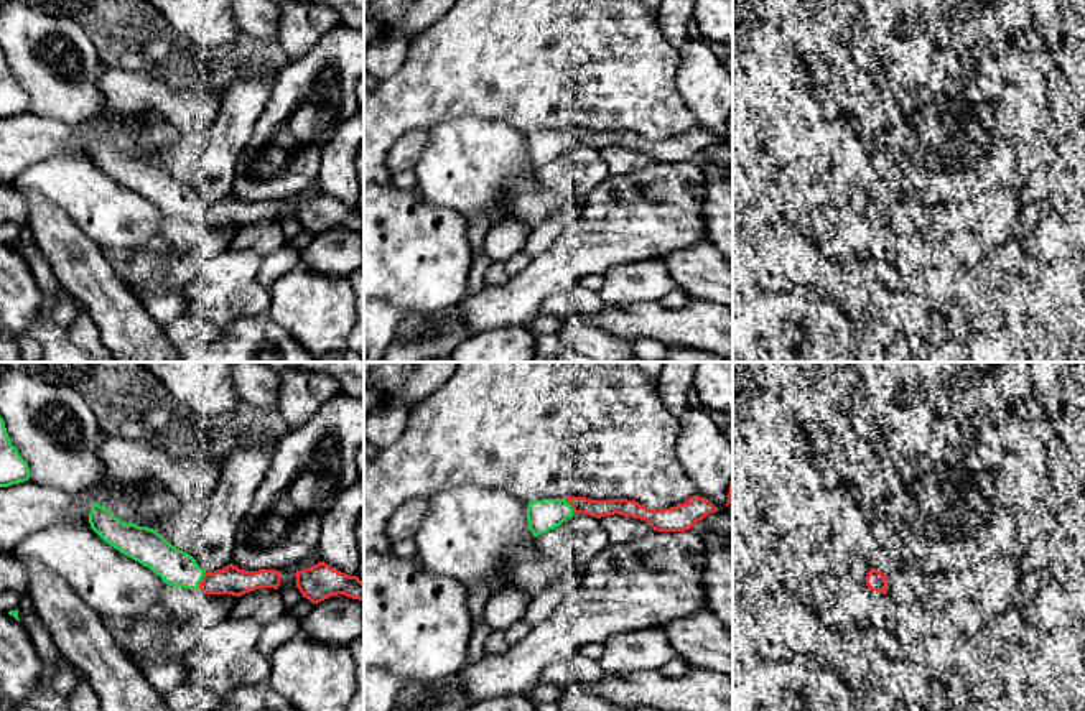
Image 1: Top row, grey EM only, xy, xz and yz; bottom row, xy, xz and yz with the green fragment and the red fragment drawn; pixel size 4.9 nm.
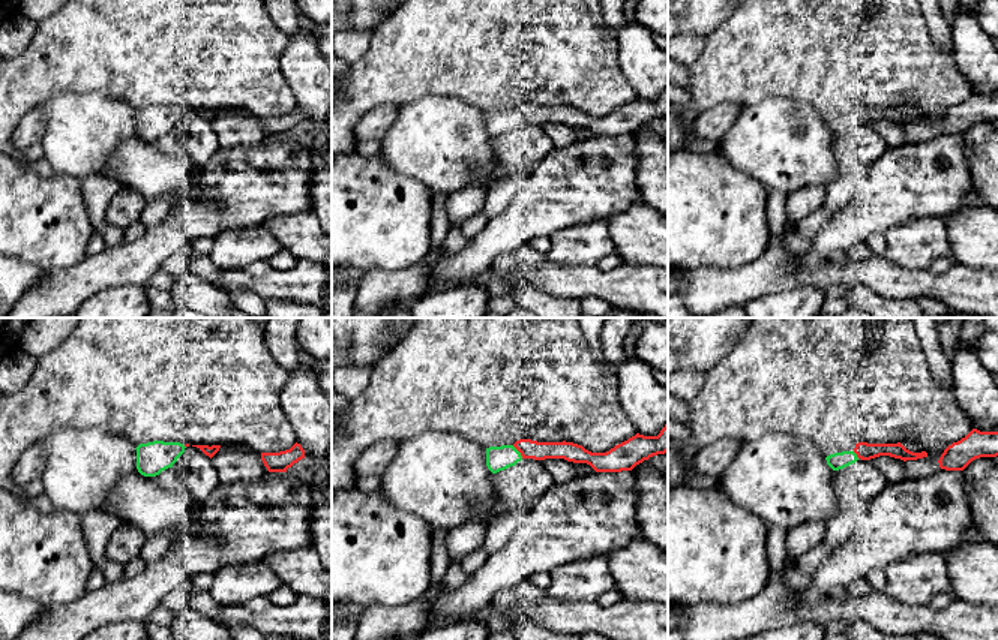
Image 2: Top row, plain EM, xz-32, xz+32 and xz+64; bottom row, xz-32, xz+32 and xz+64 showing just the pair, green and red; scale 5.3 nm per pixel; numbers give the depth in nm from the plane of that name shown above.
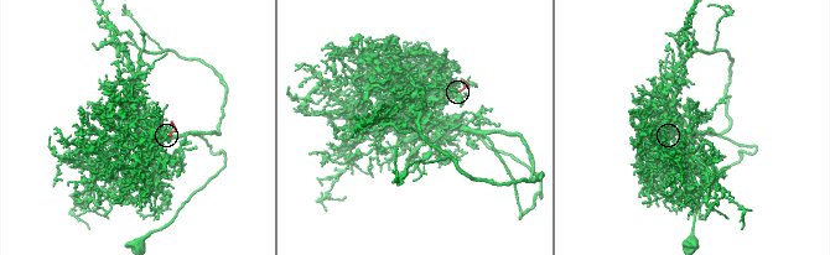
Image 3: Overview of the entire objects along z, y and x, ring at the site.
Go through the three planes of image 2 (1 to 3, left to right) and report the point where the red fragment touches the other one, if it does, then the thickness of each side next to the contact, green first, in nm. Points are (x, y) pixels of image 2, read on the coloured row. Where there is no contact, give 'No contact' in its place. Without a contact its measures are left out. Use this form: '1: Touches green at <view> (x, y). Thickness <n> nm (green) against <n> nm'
1: No contact
2: Touches green at xz+32 (518, 451). Thickness 130 nm (green) against 100 nm
3: Touches green at xz+64 (856, 454). Thickness 90 nm (green) against 90 nm

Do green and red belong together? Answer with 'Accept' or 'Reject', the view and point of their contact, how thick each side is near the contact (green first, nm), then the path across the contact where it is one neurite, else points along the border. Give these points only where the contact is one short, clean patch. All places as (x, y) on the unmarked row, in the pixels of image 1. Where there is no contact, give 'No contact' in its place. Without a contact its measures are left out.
Accept. Touches green at xy (201, 211). Thickness 180 nm (green) against 140 nm

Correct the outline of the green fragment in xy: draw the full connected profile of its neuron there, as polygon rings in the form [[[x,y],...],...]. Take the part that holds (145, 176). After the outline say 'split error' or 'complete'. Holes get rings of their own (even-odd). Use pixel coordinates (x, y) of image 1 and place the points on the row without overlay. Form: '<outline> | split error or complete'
[[[99,135],[92,137],[89,155],[105,174],[150,199],[175,219],[239,229],[255,221],[278,221],[282,212],[282,204],[277,201],[244,202],[232,194],[219,202],[206,204],[191,186],[173,178],[156,161],[125,155]]] | split error

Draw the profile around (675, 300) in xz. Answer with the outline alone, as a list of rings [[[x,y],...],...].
[[[677,288],[675,291],[665,295],[659,303],[667,309],[680,309],[690,303],[690,298],[685,291]]]

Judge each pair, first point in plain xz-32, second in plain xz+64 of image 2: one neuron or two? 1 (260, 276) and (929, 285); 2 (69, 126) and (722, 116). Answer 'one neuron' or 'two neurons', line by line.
1: one neuron
2: two neurons

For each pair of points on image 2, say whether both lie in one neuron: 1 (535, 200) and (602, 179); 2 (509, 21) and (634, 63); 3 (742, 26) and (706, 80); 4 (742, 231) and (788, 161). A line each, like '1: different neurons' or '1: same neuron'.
1: same neuron
2: different neurons
3: same neuron
4: different neurons

